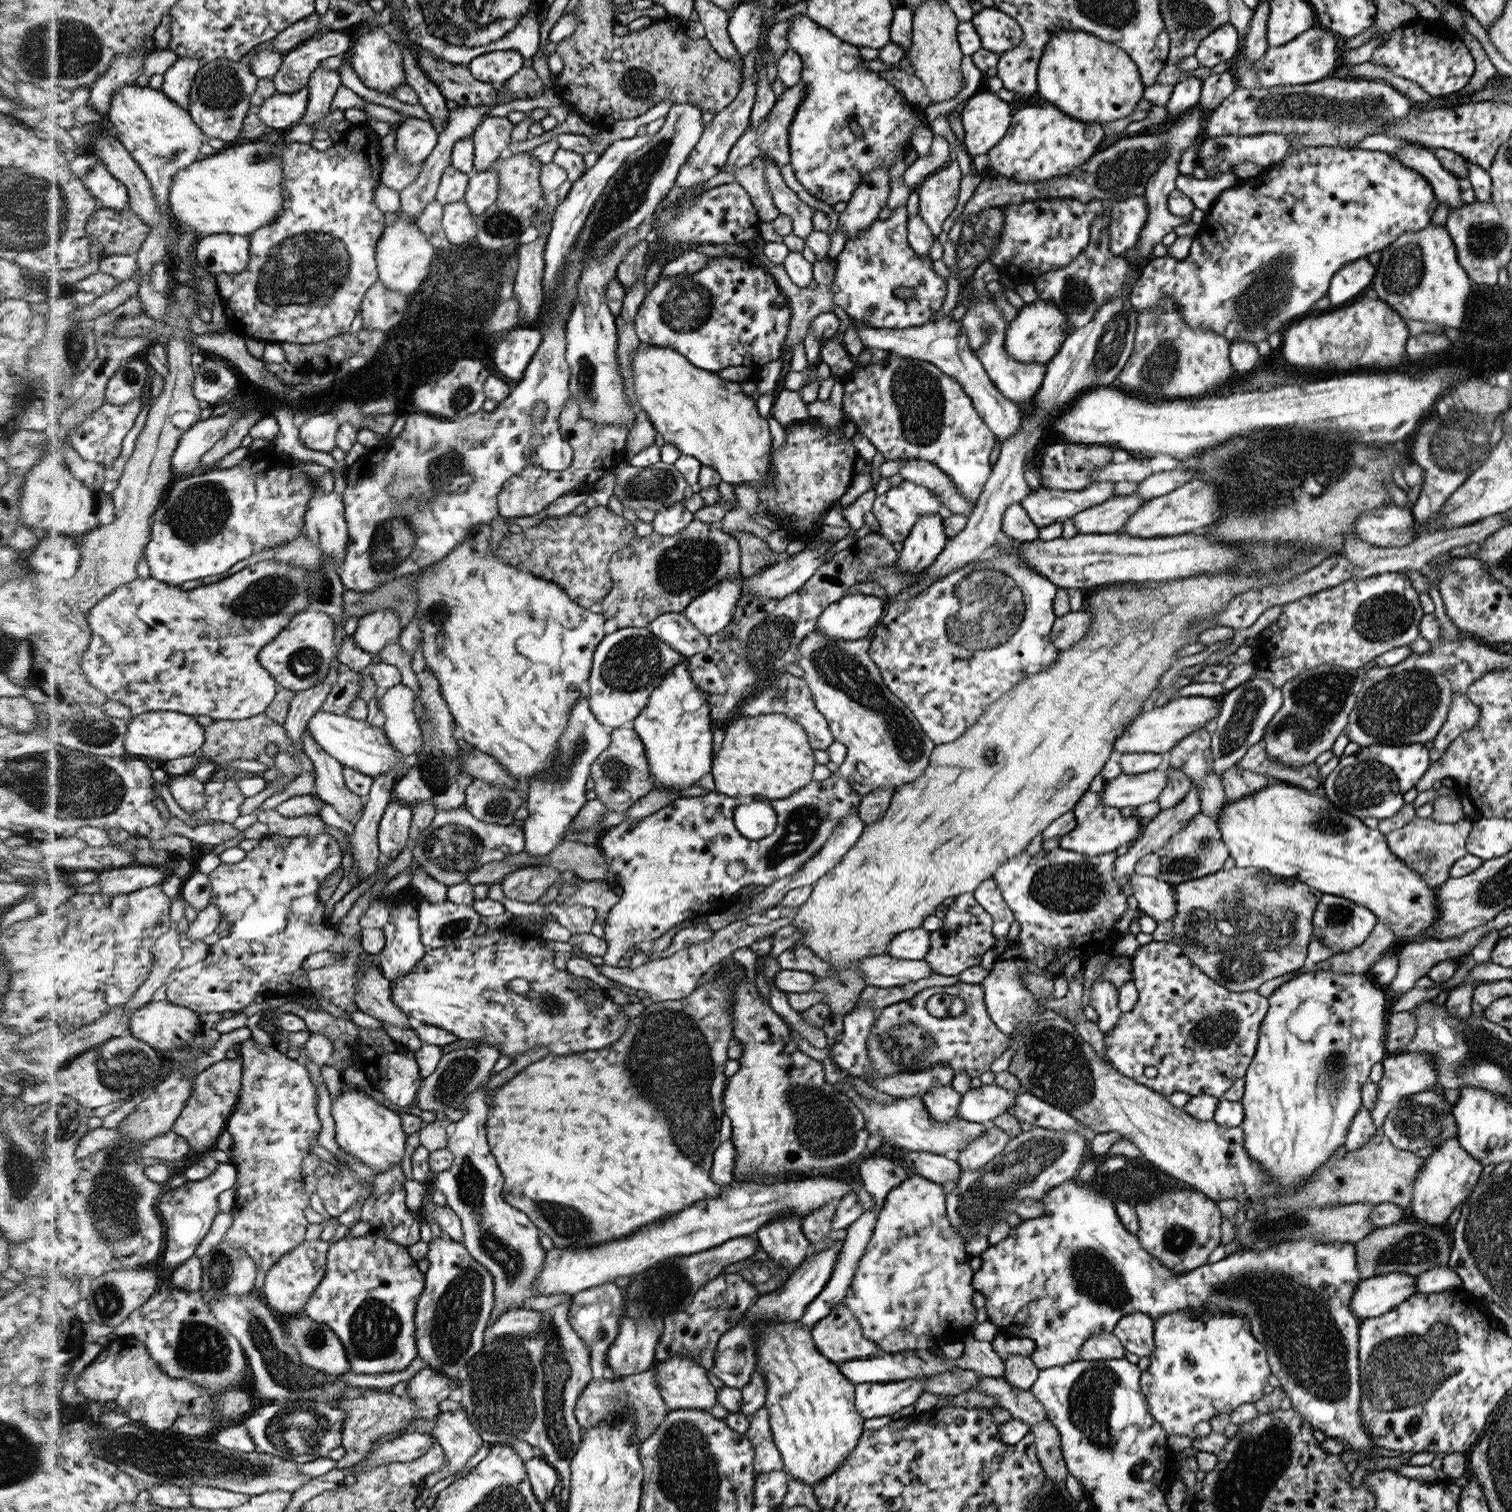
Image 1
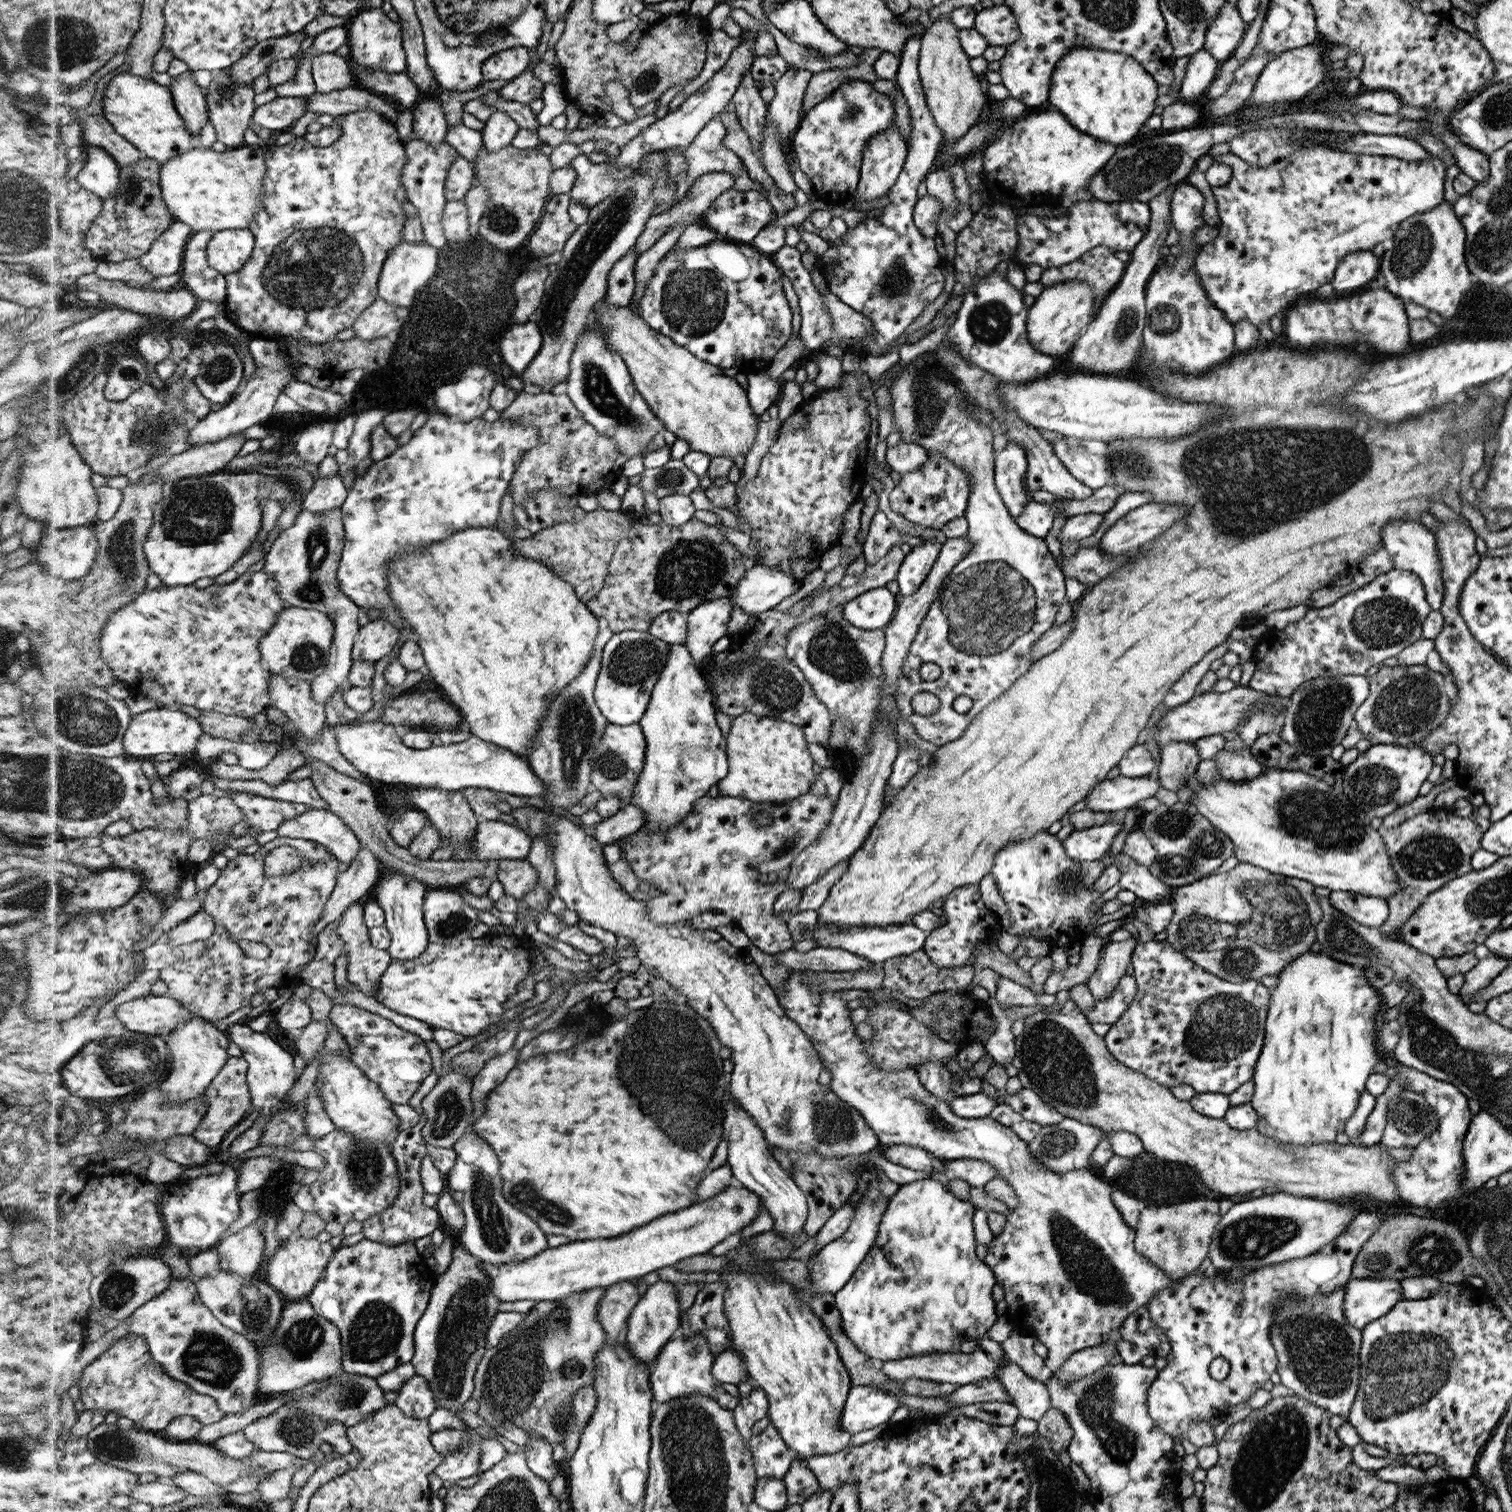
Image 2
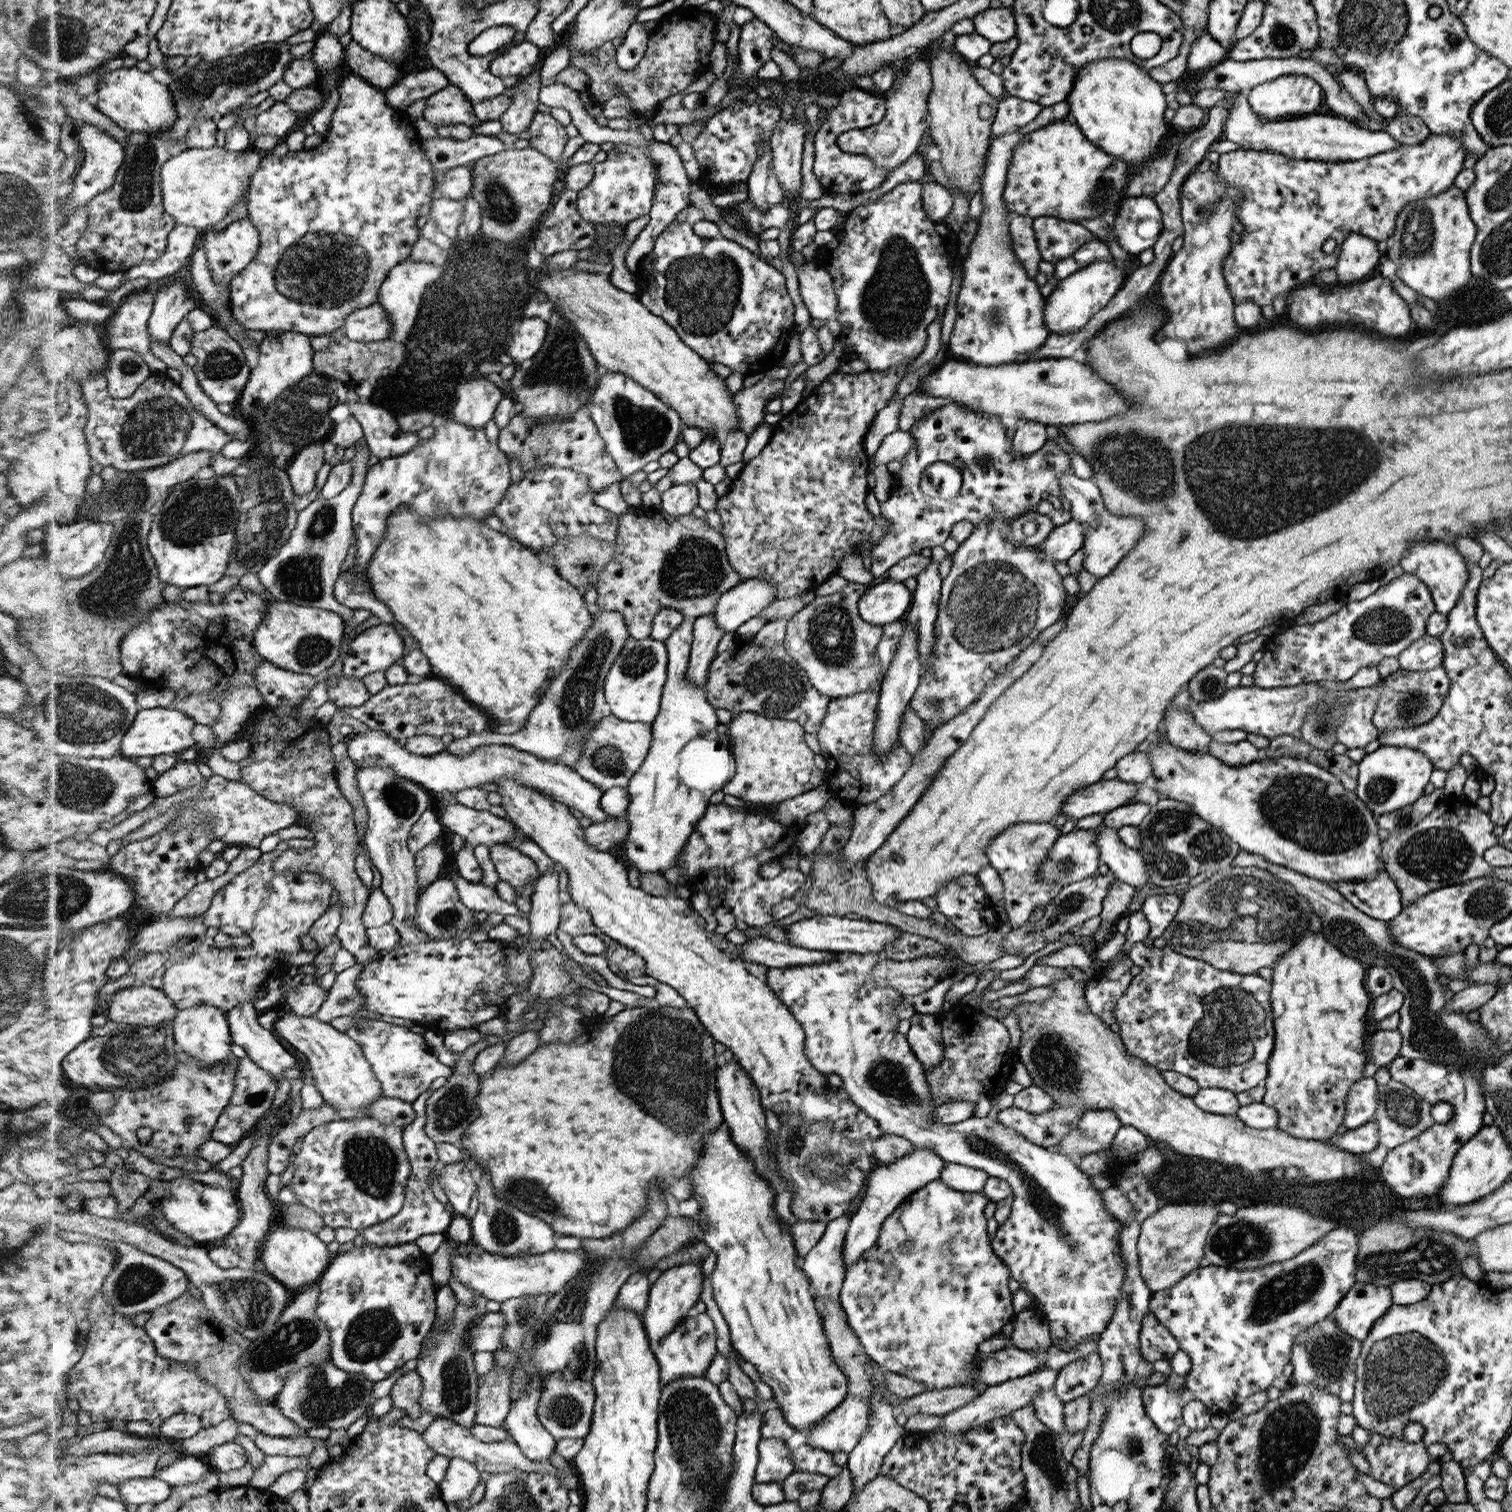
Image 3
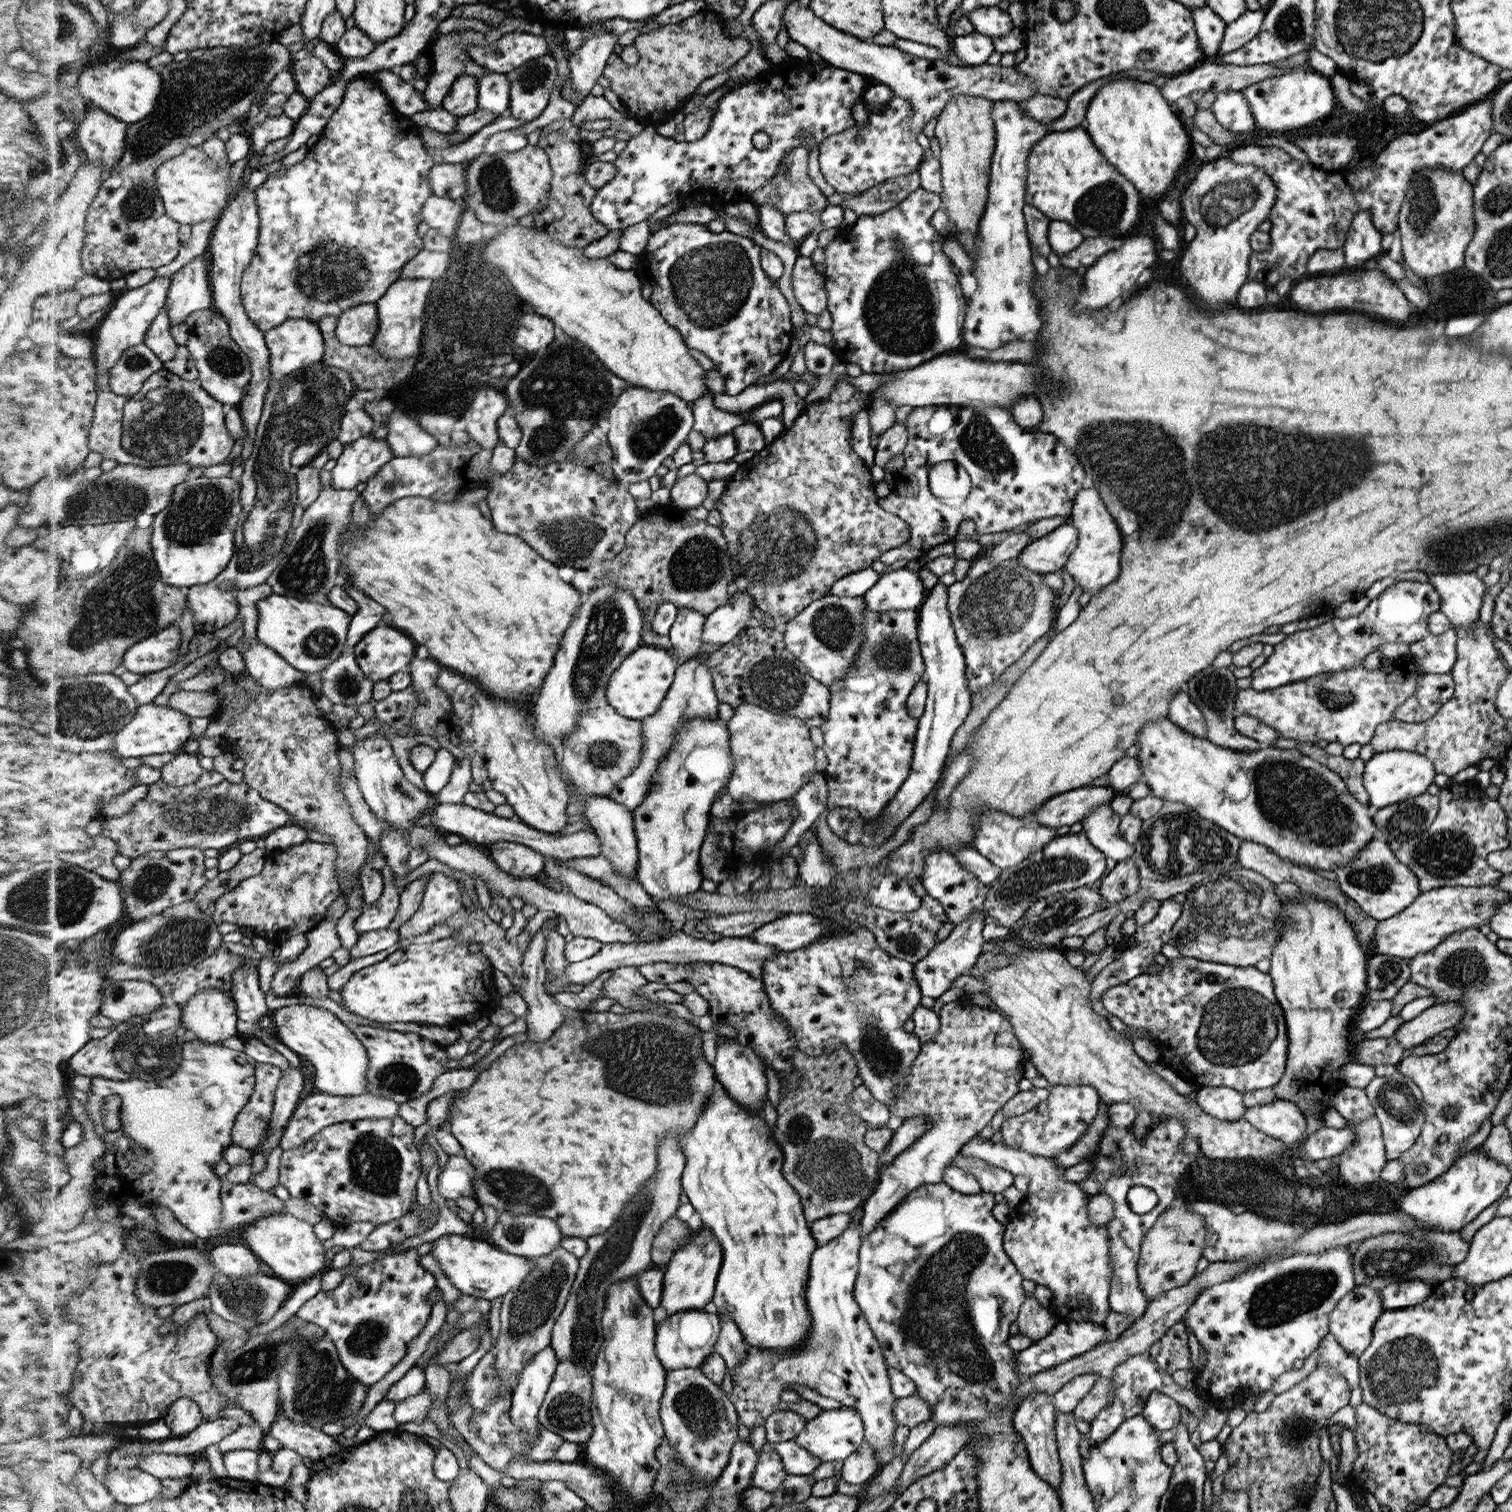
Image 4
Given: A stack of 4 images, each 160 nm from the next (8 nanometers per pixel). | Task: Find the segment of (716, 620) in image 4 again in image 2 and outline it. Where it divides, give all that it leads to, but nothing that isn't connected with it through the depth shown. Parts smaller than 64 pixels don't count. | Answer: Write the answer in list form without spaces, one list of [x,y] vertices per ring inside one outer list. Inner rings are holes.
[[[760,564],[748,566],[743,577],[729,599],[732,606],[739,606],[748,615],[774,609],[784,598],[794,595],[801,584],[796,574]]]

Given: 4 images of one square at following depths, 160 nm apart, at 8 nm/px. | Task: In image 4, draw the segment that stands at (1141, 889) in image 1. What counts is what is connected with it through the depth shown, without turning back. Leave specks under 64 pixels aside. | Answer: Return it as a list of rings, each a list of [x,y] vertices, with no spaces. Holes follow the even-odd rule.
[[[1107,802],[1091,810],[1082,821],[1083,829],[1091,843],[1117,863],[1133,857],[1135,852],[1134,845],[1126,842],[1119,831],[1121,817],[1112,811],[1110,802]]]

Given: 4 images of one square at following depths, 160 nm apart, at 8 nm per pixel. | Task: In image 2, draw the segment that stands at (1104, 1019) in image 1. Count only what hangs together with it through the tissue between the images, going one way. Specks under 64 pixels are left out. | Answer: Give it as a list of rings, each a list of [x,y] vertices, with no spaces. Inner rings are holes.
[[[1136,935],[1130,936],[1127,941],[1109,941],[1103,950],[1097,971],[1094,972],[1087,982],[1088,989],[1095,1001],[1102,1001],[1116,989],[1116,984],[1126,975],[1126,970],[1132,964],[1132,954],[1136,950],[1139,941]]]

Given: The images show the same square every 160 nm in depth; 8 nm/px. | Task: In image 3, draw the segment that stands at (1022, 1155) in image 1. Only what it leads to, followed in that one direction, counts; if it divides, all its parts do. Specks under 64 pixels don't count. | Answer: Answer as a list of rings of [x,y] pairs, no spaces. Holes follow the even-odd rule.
[[[1113,1110],[1086,1111],[1053,1150],[1070,1156],[1086,1156],[1108,1149],[1123,1124]]]

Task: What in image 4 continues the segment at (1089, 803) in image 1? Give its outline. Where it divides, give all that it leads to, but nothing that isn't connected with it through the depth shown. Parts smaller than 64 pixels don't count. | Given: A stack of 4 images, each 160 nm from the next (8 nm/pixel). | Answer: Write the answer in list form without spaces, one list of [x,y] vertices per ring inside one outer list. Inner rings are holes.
[[[1084,829],[1074,834],[1057,835],[1041,850],[1025,858],[1016,867],[1003,870],[996,882],[987,885],[985,906],[996,925],[1011,929],[1019,923],[1019,919],[1023,918],[1023,914],[1032,903],[1047,898],[1053,892],[1099,884],[1105,876],[1104,870],[1106,870],[1105,854],[1091,843]]]

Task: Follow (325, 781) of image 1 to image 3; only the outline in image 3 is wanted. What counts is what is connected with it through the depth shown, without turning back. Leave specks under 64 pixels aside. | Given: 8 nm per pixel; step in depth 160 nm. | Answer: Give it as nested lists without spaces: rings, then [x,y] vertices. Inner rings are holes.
[[[268,659],[261,662],[255,673],[257,686],[264,695],[266,705],[278,708],[300,705],[317,683],[312,675],[280,668]]]

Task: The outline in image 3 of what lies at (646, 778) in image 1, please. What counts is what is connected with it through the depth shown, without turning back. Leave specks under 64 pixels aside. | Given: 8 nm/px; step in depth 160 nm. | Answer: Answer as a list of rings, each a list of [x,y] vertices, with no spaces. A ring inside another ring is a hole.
[[[612,714],[605,716],[596,725],[596,728],[588,733],[583,756],[581,756],[577,768],[574,768],[574,770],[584,780],[594,784],[602,792],[606,792],[613,786],[627,788],[631,778],[643,766],[653,738],[654,734],[650,723],[628,722],[620,720],[619,717]]]

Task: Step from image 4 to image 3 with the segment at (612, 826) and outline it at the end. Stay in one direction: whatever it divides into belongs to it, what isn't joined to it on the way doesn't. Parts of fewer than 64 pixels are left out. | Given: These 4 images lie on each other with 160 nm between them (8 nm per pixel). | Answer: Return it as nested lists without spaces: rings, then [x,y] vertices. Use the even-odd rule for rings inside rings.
[[[368,730],[358,733],[347,743],[348,756],[358,768],[381,766],[391,768],[397,777],[411,780],[434,795],[442,792],[456,794],[465,788],[476,788],[486,782],[500,782],[502,779],[513,780],[526,788],[533,788],[551,796],[568,807],[573,806],[586,818],[593,822],[604,822],[606,819],[617,819],[602,810],[600,797],[602,791],[588,780],[584,780],[574,769],[566,764],[553,760],[544,760],[526,751],[518,750],[510,745],[489,744],[476,747],[474,752],[456,755],[444,750],[434,756],[418,756],[412,754],[404,745],[390,737],[384,730]]]

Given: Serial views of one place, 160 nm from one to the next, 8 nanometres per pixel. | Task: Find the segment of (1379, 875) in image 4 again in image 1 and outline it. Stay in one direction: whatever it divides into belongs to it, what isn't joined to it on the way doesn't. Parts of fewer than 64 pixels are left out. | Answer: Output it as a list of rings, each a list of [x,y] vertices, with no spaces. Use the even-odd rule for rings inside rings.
[[[1322,893],[1312,917],[1312,925],[1314,925],[1312,939],[1328,948],[1334,947],[1336,953],[1350,953],[1366,942],[1376,924],[1377,918],[1369,908],[1341,896]]]

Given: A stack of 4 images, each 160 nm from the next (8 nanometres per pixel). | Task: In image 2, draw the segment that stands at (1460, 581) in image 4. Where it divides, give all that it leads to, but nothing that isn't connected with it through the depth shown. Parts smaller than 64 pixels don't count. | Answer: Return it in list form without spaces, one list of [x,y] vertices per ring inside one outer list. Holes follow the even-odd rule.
[[[1394,520],[1394,522],[1388,522],[1382,532],[1383,548],[1390,553],[1396,568],[1417,574],[1422,582],[1426,600],[1431,606],[1431,610],[1439,610],[1444,598],[1444,579],[1442,579],[1441,574],[1441,564],[1436,544],[1437,538],[1432,531],[1422,523]]]

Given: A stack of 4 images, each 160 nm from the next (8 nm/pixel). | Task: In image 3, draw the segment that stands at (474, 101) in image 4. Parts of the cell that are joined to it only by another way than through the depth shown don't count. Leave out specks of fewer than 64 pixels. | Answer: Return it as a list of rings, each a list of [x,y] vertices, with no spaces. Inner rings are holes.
[[[452,83],[431,94],[426,100],[427,111],[423,118],[435,129],[449,124],[465,124],[476,129],[482,124],[475,116],[473,102],[461,88]]]

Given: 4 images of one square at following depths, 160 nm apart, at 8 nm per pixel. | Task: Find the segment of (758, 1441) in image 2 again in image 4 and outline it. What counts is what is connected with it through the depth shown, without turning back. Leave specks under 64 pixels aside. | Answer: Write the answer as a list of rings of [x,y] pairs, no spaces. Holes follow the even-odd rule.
[[[772,1443],[764,1444],[758,1454],[756,1469],[754,1469],[752,1479],[750,1479],[752,1487],[773,1494],[787,1479],[787,1470]]]

